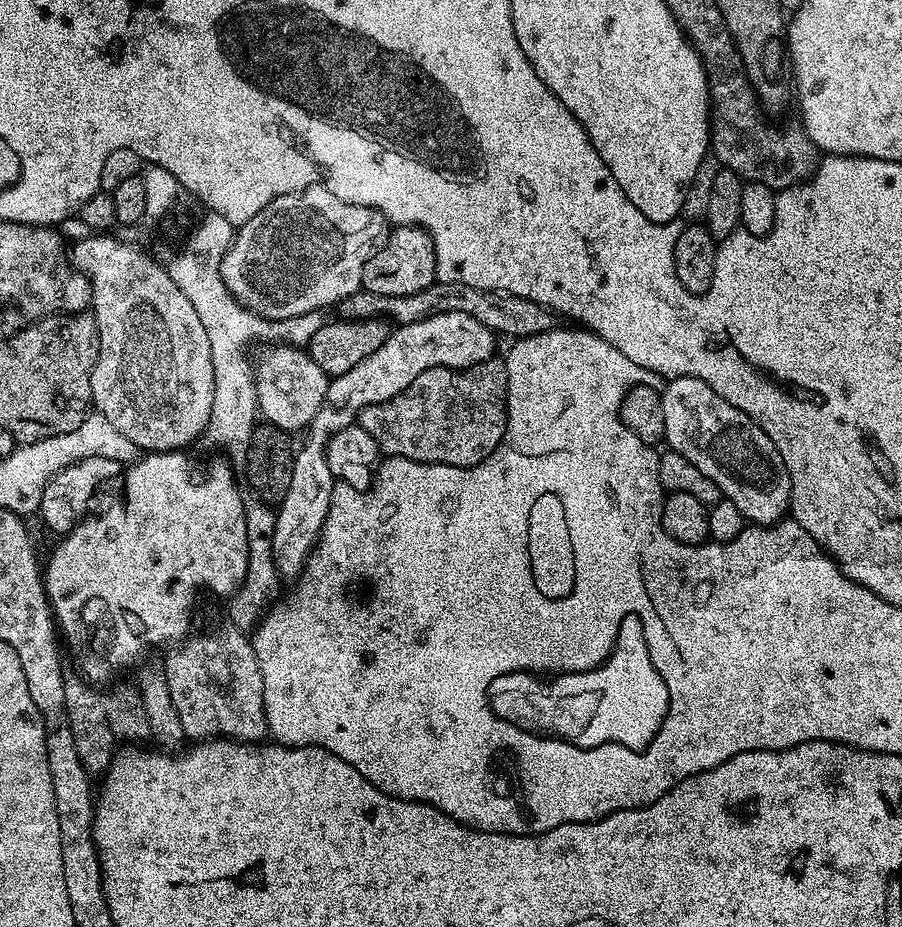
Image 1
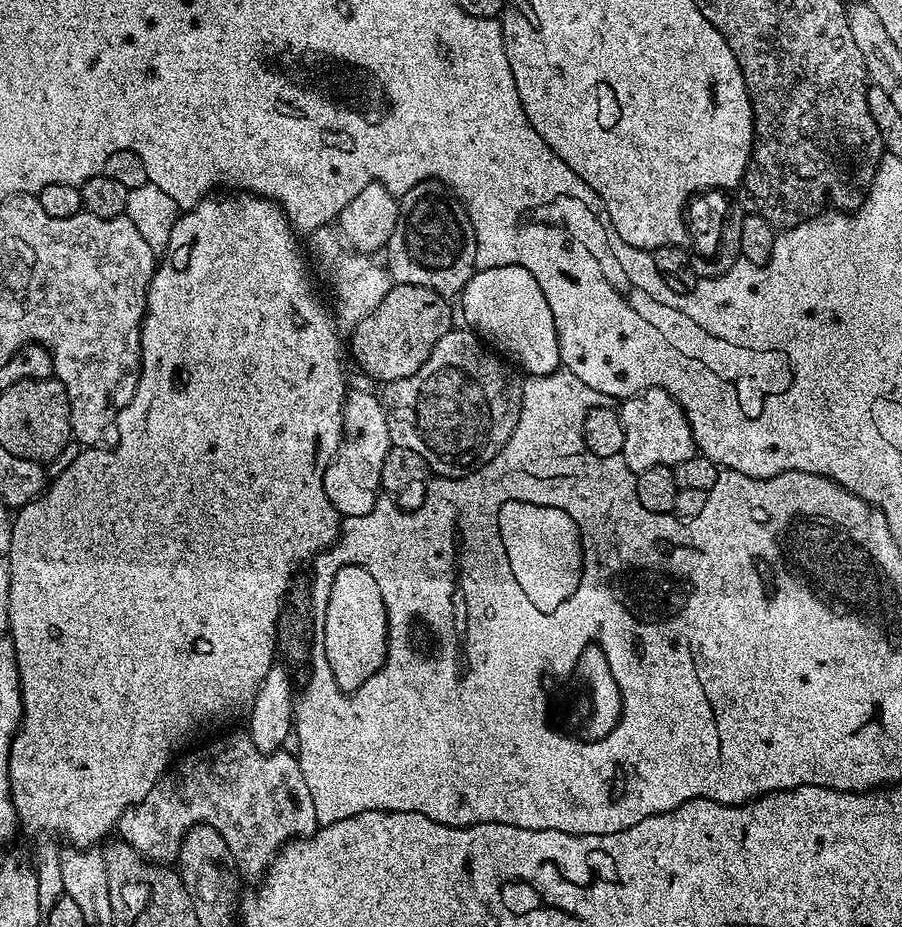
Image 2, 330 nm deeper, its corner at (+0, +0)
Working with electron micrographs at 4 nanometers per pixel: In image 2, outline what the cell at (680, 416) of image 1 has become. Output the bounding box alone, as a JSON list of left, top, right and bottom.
[618,388,697,473]

